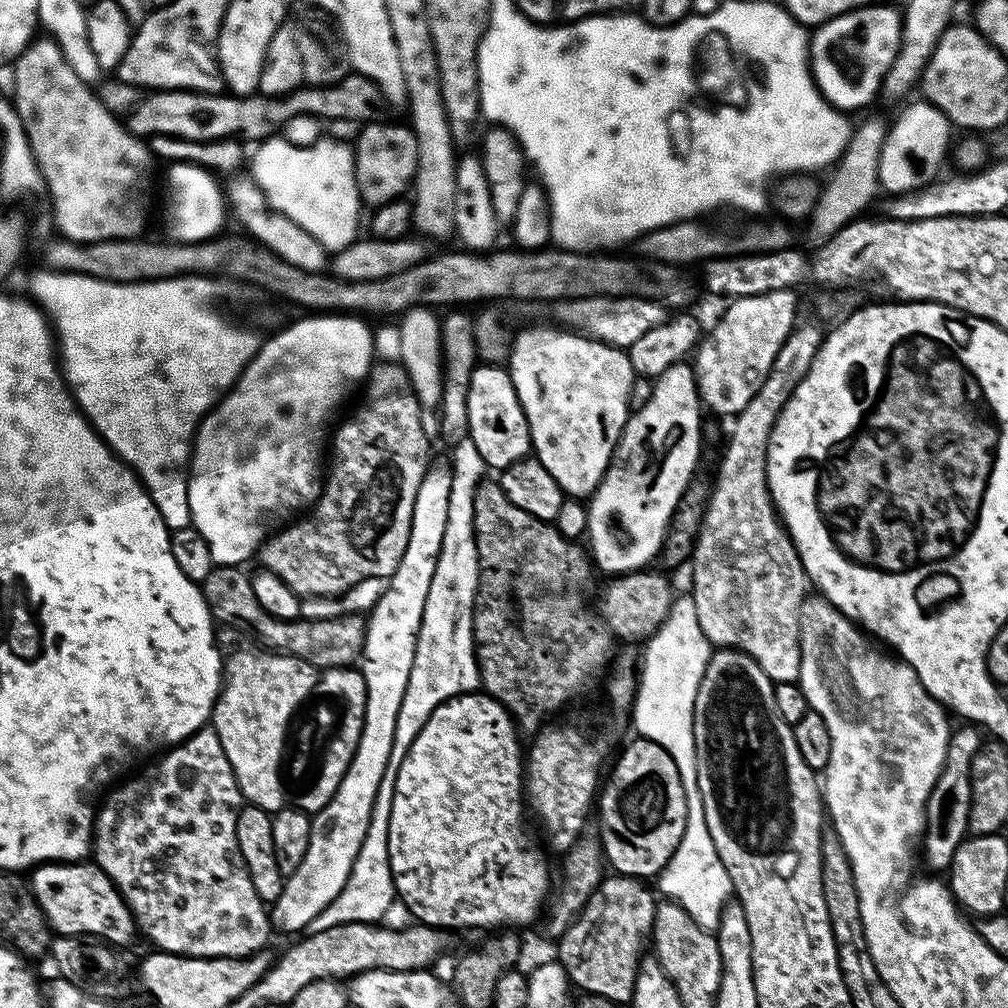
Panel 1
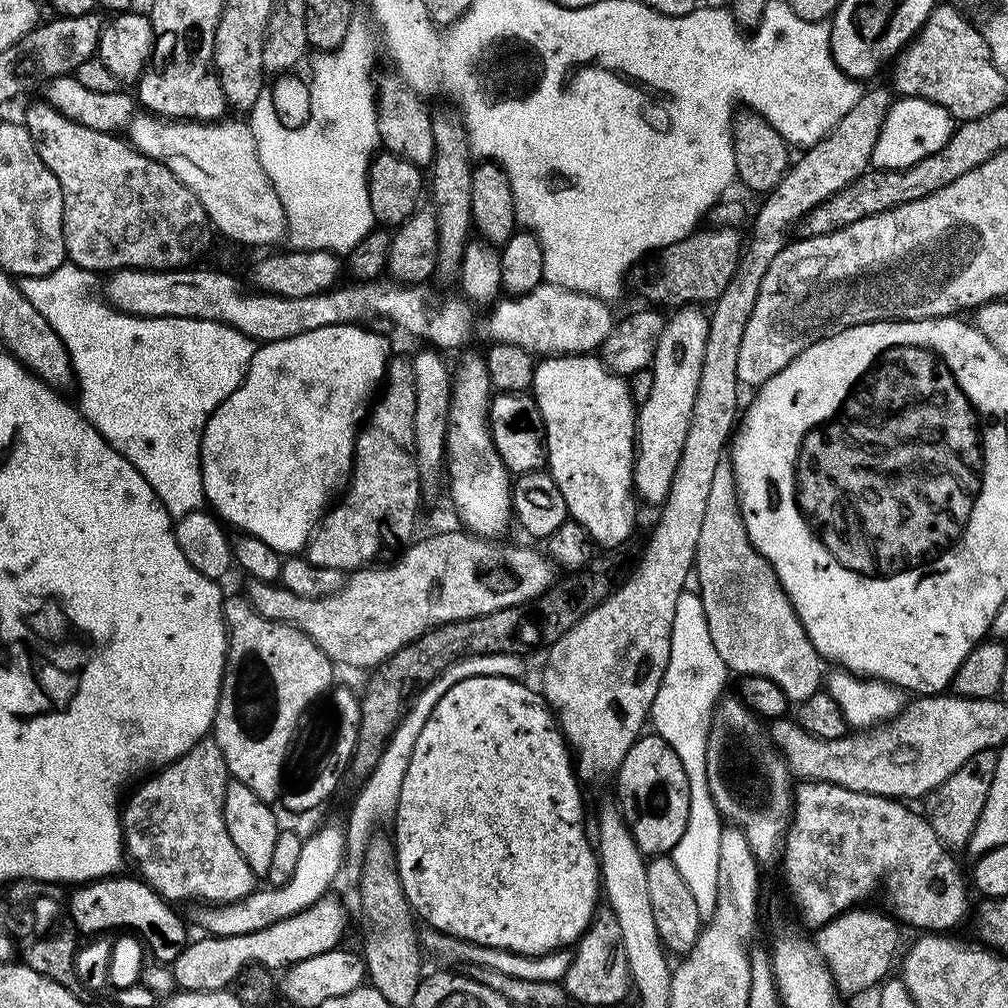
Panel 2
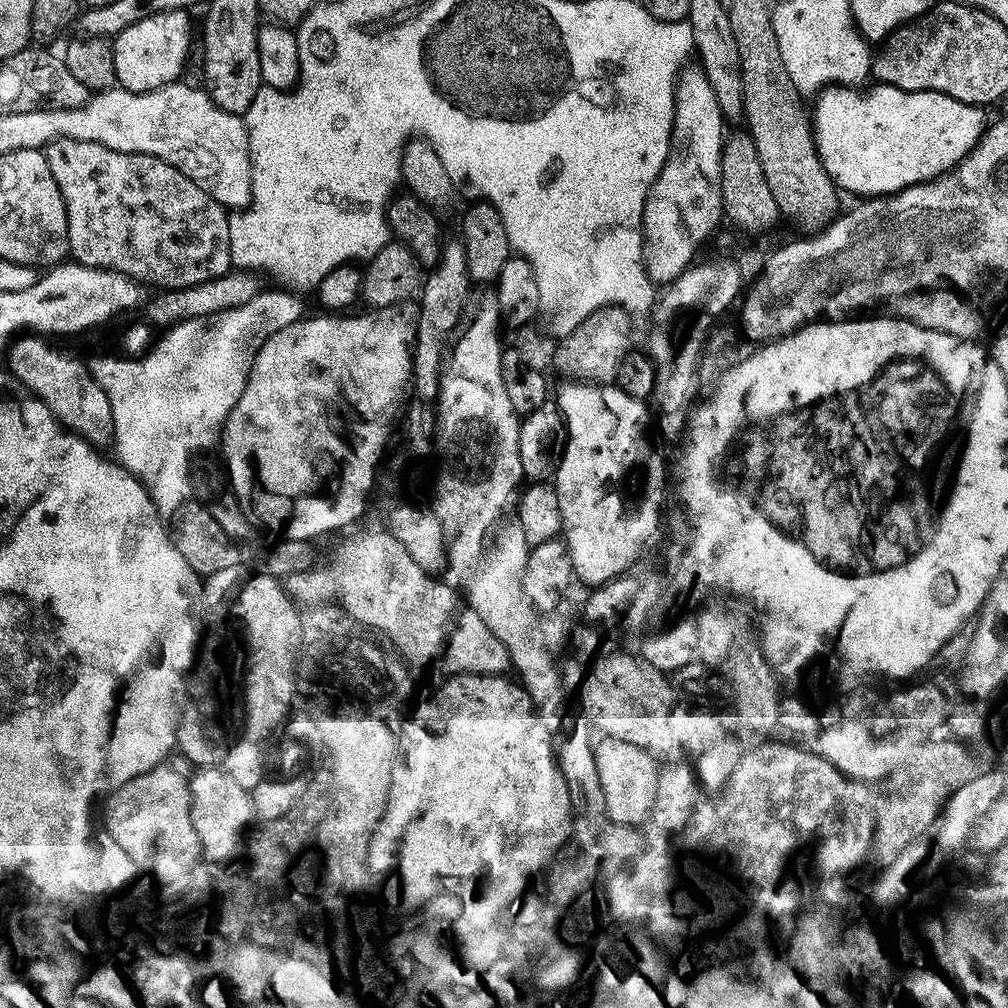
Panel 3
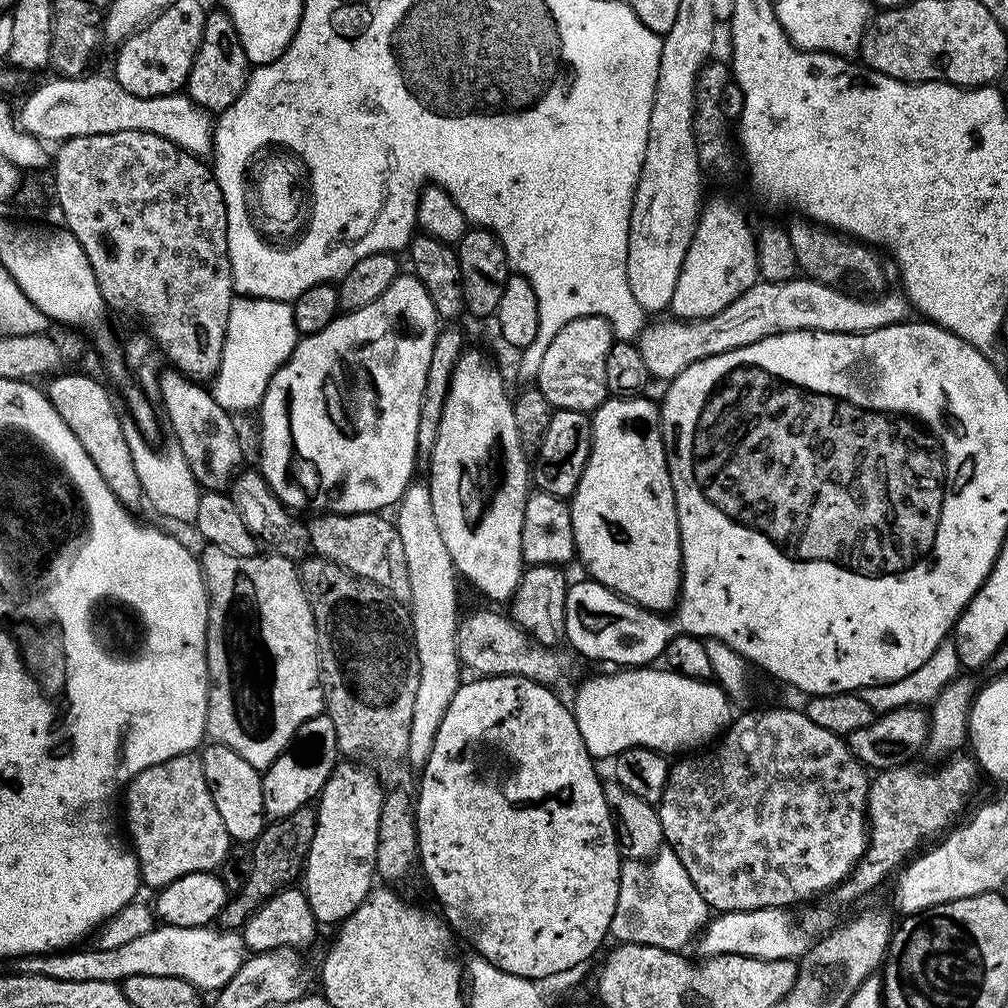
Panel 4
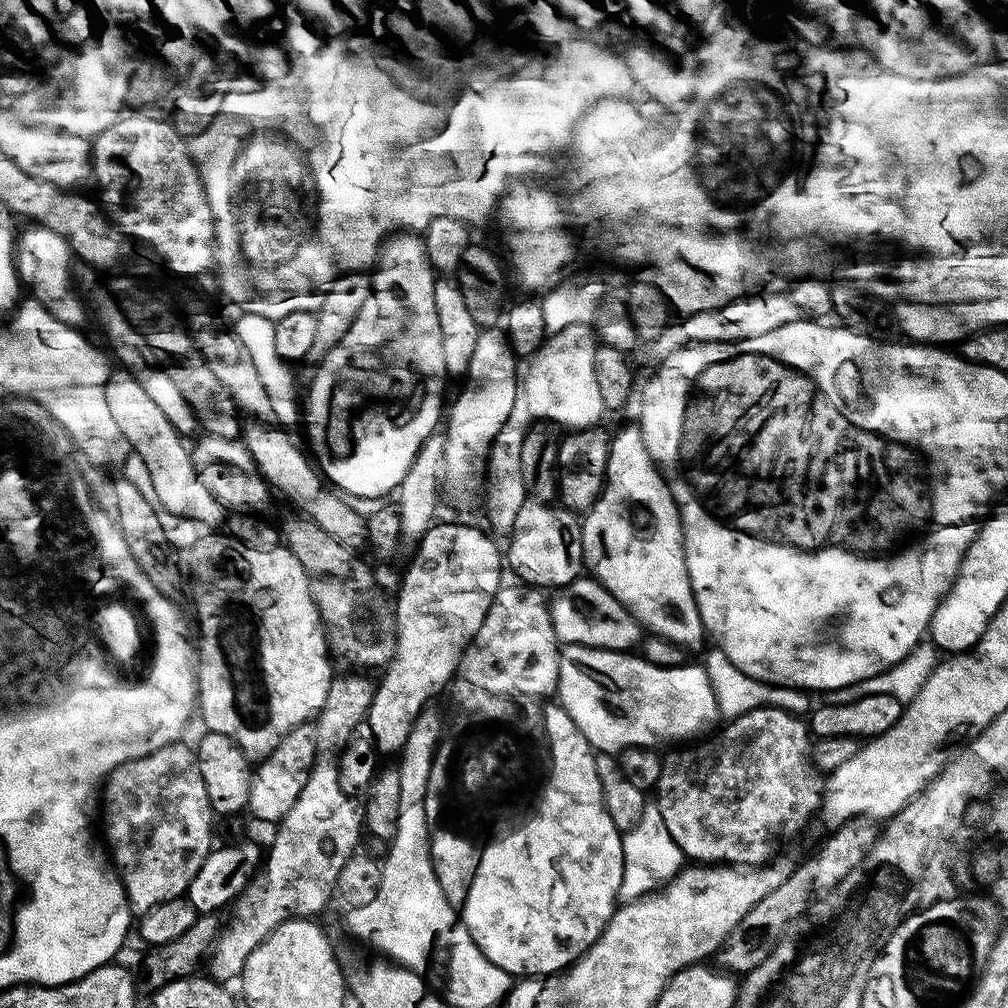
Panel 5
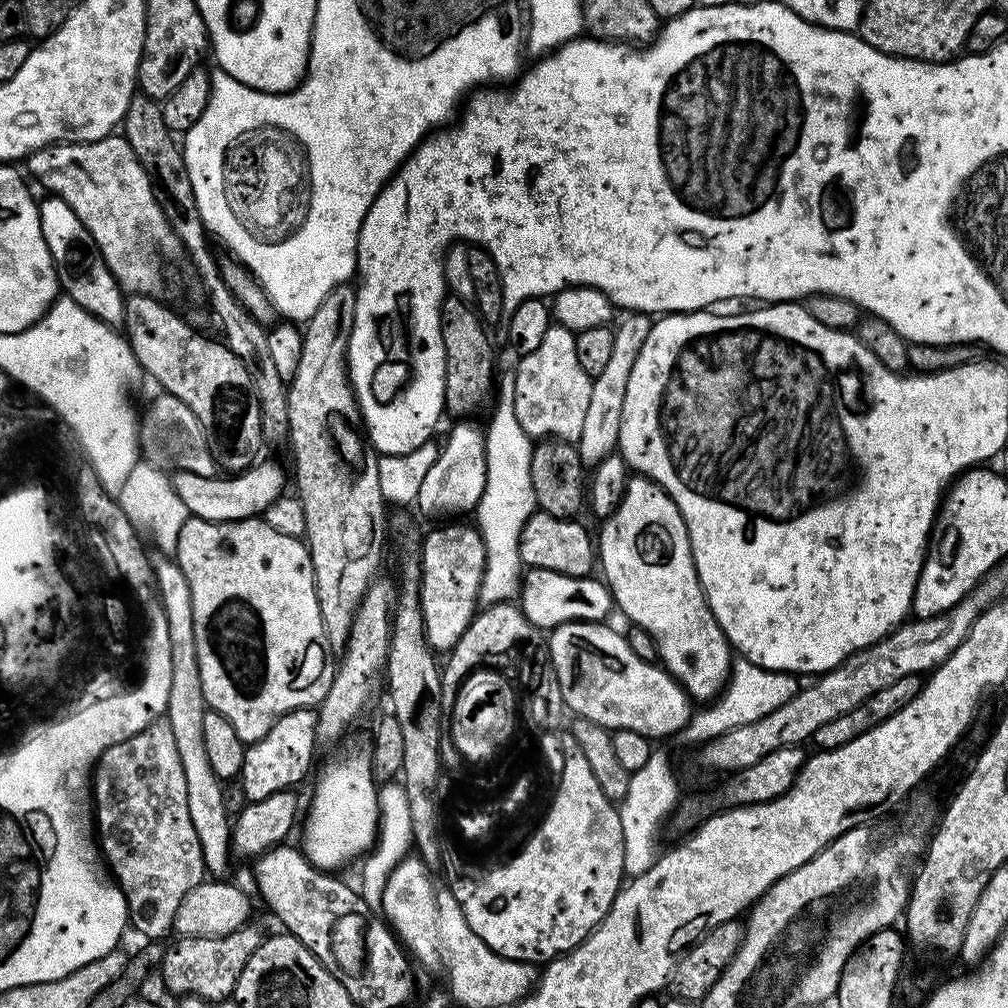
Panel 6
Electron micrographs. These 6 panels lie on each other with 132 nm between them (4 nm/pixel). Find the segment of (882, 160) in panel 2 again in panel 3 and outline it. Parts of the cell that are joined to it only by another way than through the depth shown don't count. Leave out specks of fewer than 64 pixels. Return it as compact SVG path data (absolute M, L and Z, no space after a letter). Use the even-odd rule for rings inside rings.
M879 82L873 83L871 86L873 88L869 92L860 92L864 90L857 90L852 86L829 86L815 97L815 100L817 99L816 109L813 111L811 109L810 112L810 124L814 129L814 136L832 136L832 132L836 132L836 136L864 136L864 176L860 176L860 180L856 180L856 188L864 188L864 198L879 198L885 194L895 194L901 188L910 187L911 184L922 184L926 180L935 180L937 176L943 176L944 173L953 171L960 161L976 147L976 143L980 141L980 137L985 131L985 109L983 107L958 102L941 92L907 92Z

